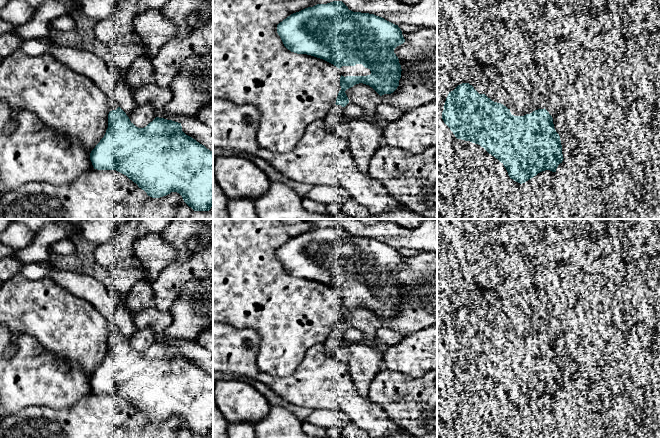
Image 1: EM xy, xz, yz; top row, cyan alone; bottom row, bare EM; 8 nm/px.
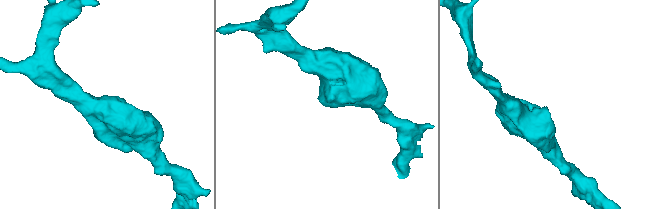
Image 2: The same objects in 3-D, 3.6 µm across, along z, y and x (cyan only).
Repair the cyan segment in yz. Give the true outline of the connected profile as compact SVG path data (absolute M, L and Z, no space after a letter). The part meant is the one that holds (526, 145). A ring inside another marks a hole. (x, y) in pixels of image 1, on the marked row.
M585 72L575 83L561 87L558 93L553 93L544 109L524 116L512 115L510 109L503 104L492 101L485 94L479 94L469 83L462 83L449 92L442 119L457 139L483 147L504 165L511 179L522 184L542 171L556 172L564 158L560 136L554 128L553 119L560 112L578 106L580 92L597 78L598 73Z

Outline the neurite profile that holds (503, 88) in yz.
M484 66L482 71L488 81L485 95L492 101L501 103L508 109L529 106L532 95L530 84L520 83L513 74L501 71L498 66Z

